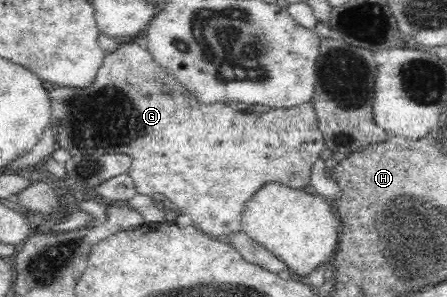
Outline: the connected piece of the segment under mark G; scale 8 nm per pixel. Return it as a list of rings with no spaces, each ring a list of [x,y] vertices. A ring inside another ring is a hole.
[[[127,43],[121,45],[117,50],[107,53],[97,70],[95,81],[87,87],[63,87],[57,86],[49,92],[50,107],[52,113],[50,116],[49,126],[53,126],[57,146],[65,149],[73,156],[97,156],[99,154],[127,154],[131,158],[130,169],[128,170],[129,178],[133,180],[133,188],[135,193],[152,197],[155,193],[160,193],[169,199],[171,204],[175,206],[181,214],[187,215],[192,219],[192,223],[198,228],[205,230],[205,233],[217,238],[217,240],[228,241],[231,234],[241,231],[241,218],[246,205],[246,201],[261,188],[261,185],[274,181],[280,185],[295,189],[307,189],[309,186],[309,176],[311,175],[311,165],[318,160],[319,153],[324,150],[323,136],[319,132],[316,121],[316,111],[312,103],[306,102],[293,108],[276,108],[265,115],[257,116],[253,113],[240,113],[233,110],[229,104],[201,104],[197,97],[193,96],[188,89],[181,86],[173,75],[170,75],[166,69],[162,69],[158,65],[153,56],[147,49],[143,49],[137,43]]]

